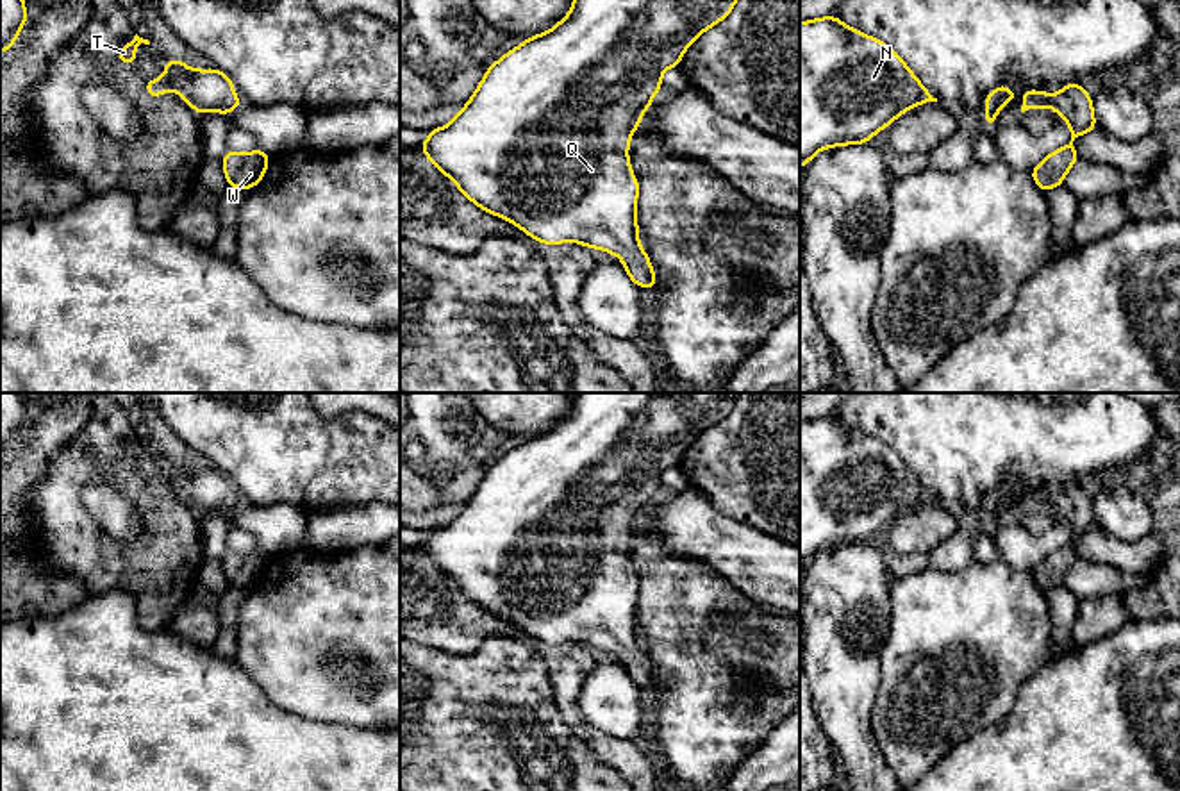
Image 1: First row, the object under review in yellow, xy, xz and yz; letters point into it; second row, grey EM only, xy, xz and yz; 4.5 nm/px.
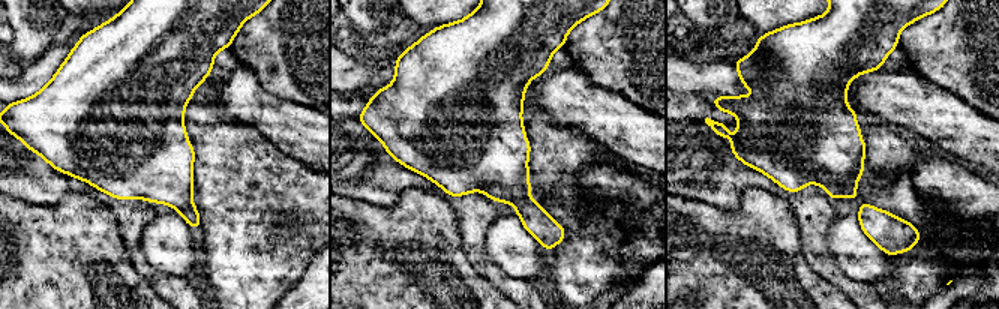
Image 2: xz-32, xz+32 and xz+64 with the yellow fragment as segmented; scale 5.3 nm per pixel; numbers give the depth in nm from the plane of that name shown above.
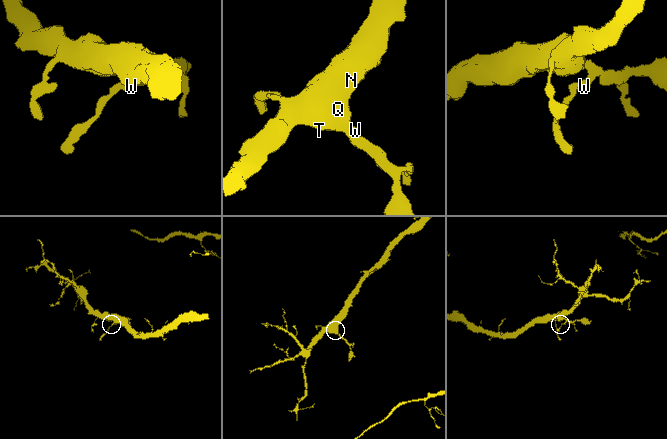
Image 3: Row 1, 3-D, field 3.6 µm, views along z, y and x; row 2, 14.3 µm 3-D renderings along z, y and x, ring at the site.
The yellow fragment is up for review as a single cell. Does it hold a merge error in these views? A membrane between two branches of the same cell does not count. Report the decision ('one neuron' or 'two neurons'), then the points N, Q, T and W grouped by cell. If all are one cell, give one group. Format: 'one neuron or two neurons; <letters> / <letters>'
one neuron; N Q T W

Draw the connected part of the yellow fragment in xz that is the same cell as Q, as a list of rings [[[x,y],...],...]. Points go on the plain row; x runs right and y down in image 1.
[[[575,393],[571,411],[548,432],[537,434],[509,450],[493,466],[487,468],[477,491],[471,495],[461,512],[445,527],[430,530],[421,545],[421,552],[428,557],[445,577],[452,579],[459,591],[477,607],[489,614],[500,616],[521,630],[530,639],[544,645],[561,645],[577,641],[584,646],[600,648],[621,659],[632,682],[639,687],[655,691],[655,673],[652,662],[639,641],[636,618],[639,580],[634,577],[628,562],[630,536],[637,530],[641,516],[652,505],[652,498],[662,487],[662,471],[680,464],[687,446],[705,430],[725,420],[734,409],[741,393]]]

